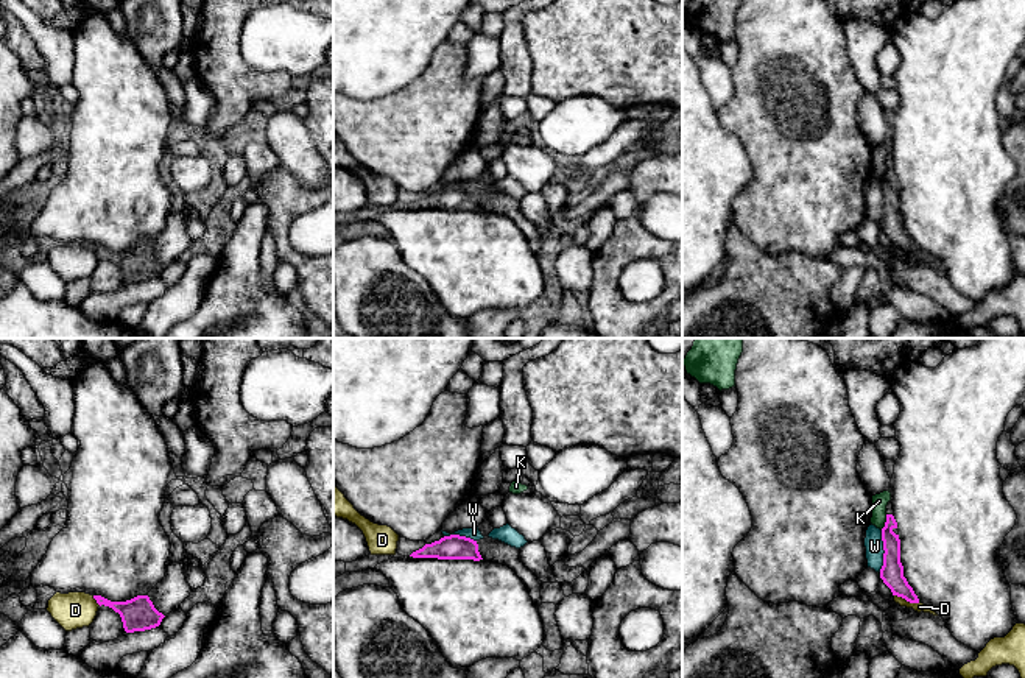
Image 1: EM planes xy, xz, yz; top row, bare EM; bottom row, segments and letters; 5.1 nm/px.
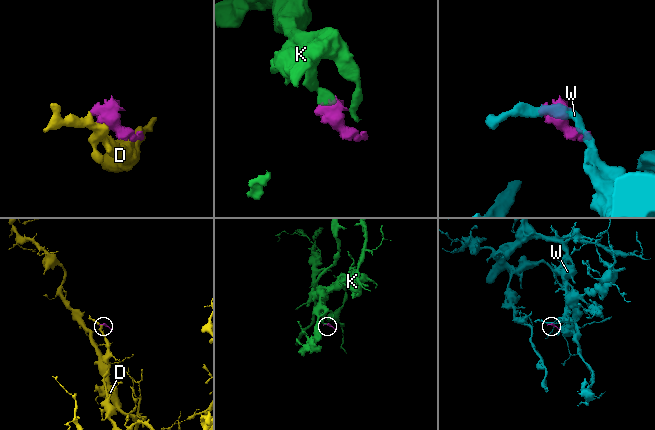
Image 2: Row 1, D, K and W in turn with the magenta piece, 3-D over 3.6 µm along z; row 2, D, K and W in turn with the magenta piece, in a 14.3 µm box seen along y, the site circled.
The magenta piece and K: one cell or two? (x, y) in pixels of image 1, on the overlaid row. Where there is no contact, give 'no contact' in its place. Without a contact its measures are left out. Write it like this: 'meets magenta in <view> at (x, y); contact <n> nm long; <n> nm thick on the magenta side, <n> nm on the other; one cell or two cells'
meets magenta in yz at (885, 522); contact 90 nm long; 110 nm thick on the magenta side, 80 nm on the other; two cells

